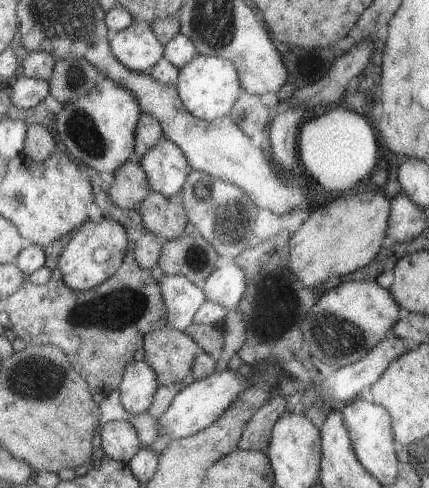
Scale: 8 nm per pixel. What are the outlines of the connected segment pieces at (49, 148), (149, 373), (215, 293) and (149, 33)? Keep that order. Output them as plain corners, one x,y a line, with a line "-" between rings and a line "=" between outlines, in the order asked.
31,124
27,126
23,153
33,161
45,161
52,153
58,150
56,136
43,124
=
132,359
126,365
118,387
122,406
126,412
134,416
148,412
158,387
154,369
144,361
=
236,264
218,268
204,281
206,301
214,301
226,308
238,305
245,291
245,274
=
132,21
110,37
112,54
126,68
148,73
163,57
163,44
146,21

